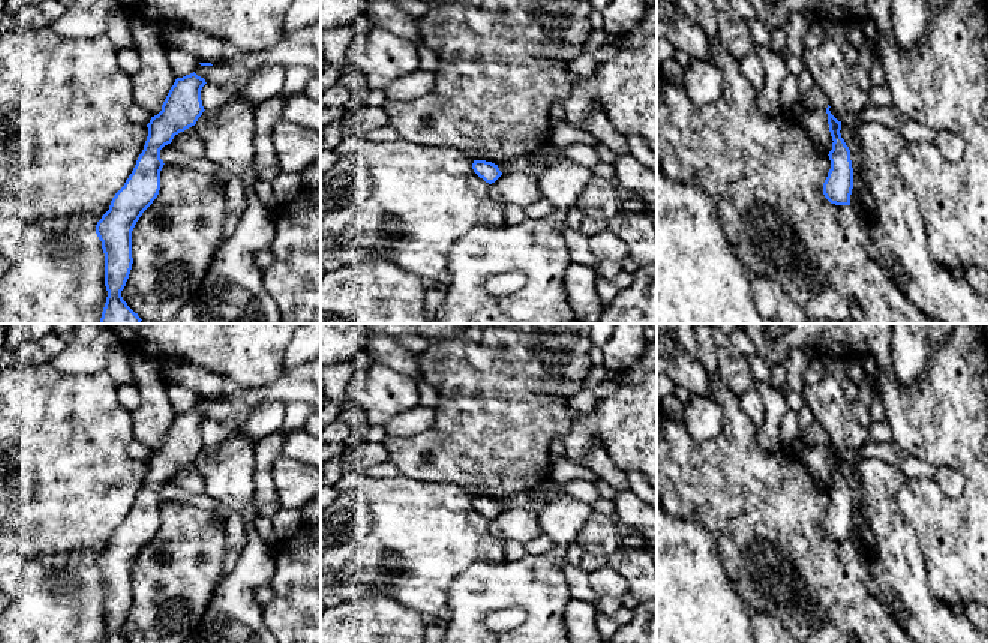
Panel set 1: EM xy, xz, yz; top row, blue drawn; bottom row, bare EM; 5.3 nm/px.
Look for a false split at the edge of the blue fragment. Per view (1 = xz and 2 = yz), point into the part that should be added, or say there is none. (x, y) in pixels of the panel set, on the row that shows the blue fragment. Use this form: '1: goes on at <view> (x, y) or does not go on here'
1: does not go on here
2: does not go on here

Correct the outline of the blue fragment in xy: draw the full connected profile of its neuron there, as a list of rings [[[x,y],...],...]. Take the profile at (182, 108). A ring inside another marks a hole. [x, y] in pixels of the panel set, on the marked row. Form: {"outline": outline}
{"outline": [[[195,72],[175,79],[162,111],[147,124],[148,136],[132,174],[96,225],[105,253],[108,291],[100,324],[141,324],[142,321],[121,297],[133,264],[132,231],[159,195],[160,171],[165,165],[160,150],[171,144],[175,135],[195,126],[205,111],[201,100],[205,84],[205,79]]]}

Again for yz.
{"outline": [[[826,108],[829,132],[832,136],[832,150],[829,151],[831,169],[823,183],[825,198],[835,205],[850,205],[850,195],[853,189],[853,168],[850,160],[850,150],[841,138],[841,121],[838,121]]]}

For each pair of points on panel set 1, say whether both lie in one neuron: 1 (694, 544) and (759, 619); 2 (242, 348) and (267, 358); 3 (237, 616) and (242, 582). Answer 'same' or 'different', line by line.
1: different
2: same
3: same

